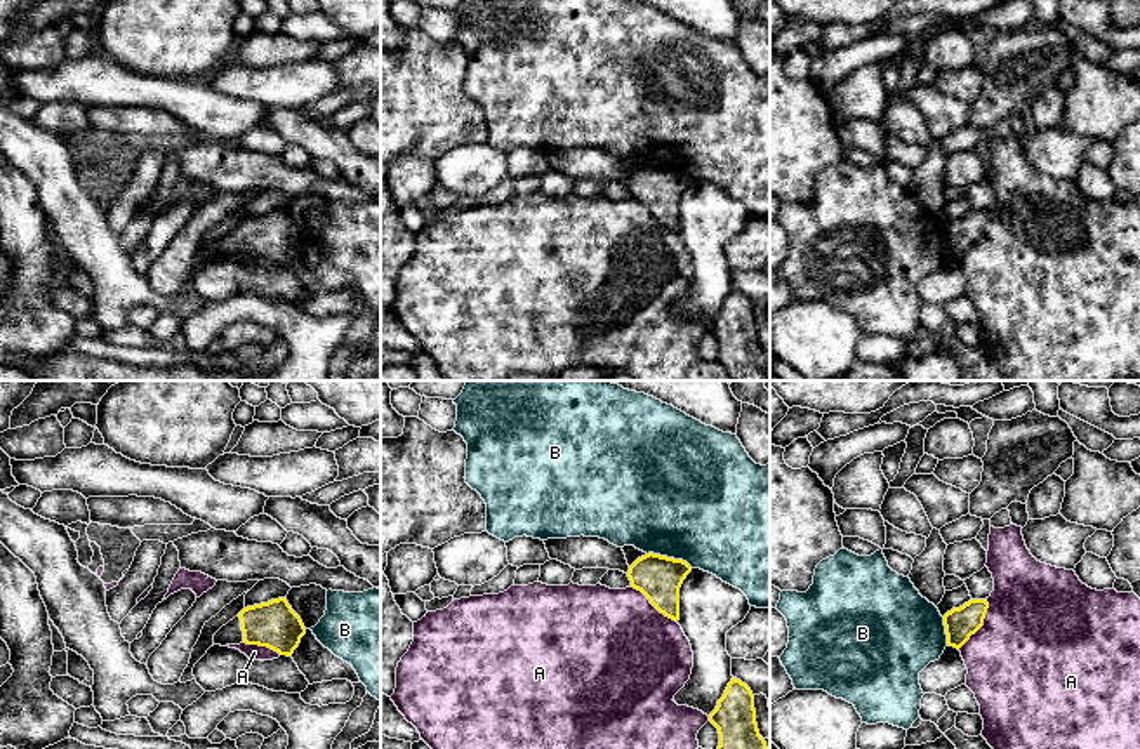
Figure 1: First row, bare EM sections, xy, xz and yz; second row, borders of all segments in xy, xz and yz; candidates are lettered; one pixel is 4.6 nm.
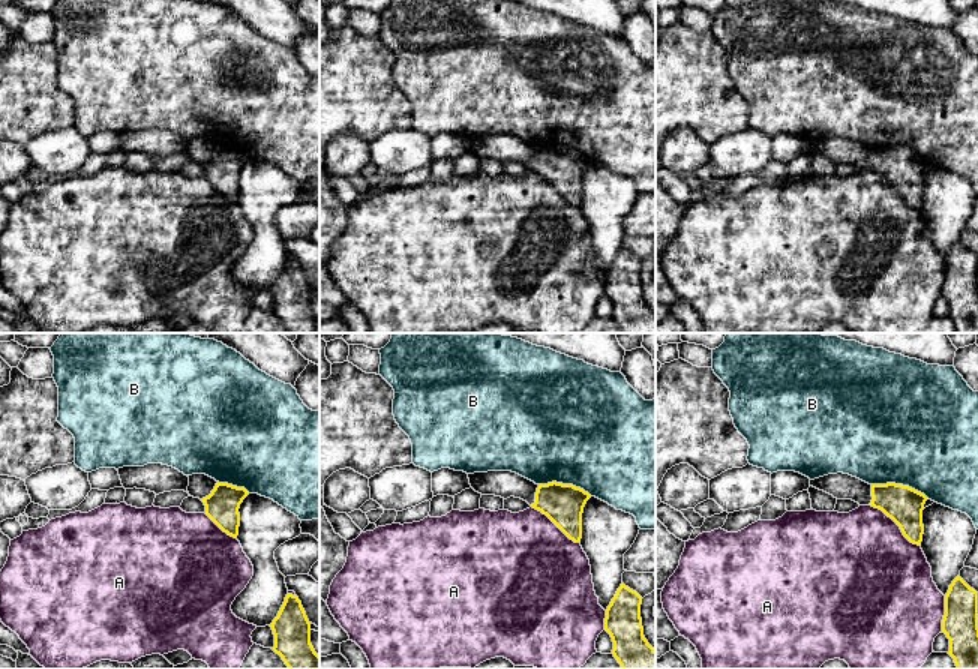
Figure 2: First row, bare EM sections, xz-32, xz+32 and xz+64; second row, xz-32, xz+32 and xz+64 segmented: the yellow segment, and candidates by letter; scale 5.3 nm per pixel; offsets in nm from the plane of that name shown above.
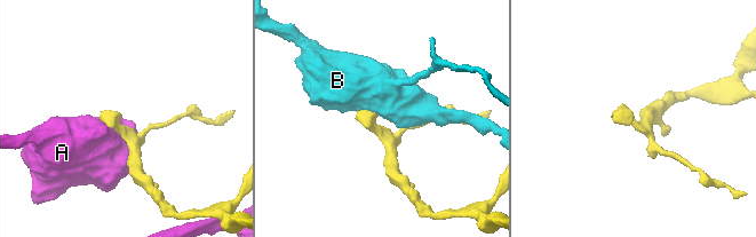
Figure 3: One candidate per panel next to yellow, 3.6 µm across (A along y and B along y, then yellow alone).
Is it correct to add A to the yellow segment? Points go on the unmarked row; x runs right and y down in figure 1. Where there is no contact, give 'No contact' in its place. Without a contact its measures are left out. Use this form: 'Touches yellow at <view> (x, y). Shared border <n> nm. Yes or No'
Touches yellow at yz (982, 235). Shared border 280 nm. No

